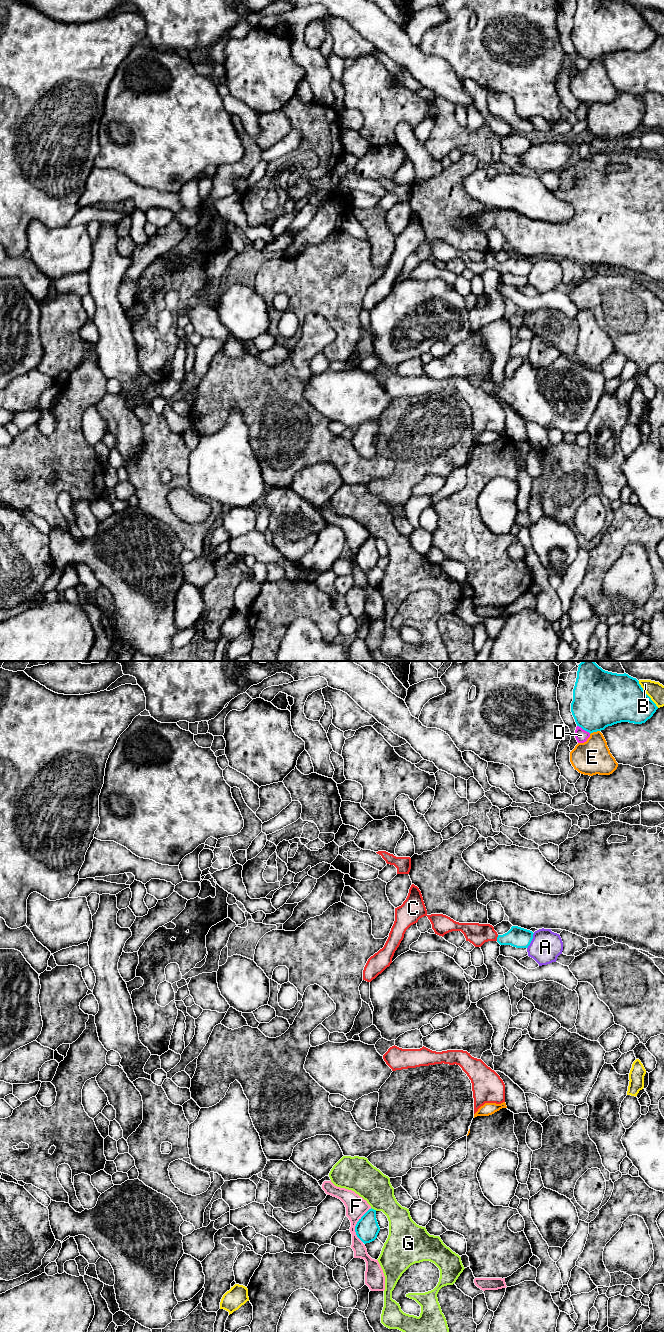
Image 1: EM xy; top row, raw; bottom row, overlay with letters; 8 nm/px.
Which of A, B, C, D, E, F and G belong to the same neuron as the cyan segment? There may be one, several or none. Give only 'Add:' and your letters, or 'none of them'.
Add: C

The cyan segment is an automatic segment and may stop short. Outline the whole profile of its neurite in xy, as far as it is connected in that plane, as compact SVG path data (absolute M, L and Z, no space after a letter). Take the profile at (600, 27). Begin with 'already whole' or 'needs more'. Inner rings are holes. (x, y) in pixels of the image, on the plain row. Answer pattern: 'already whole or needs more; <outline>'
already whole; M577 0L571 40L577 54L590 62L621 50L645 51L657 37L639 9L626 1Z

